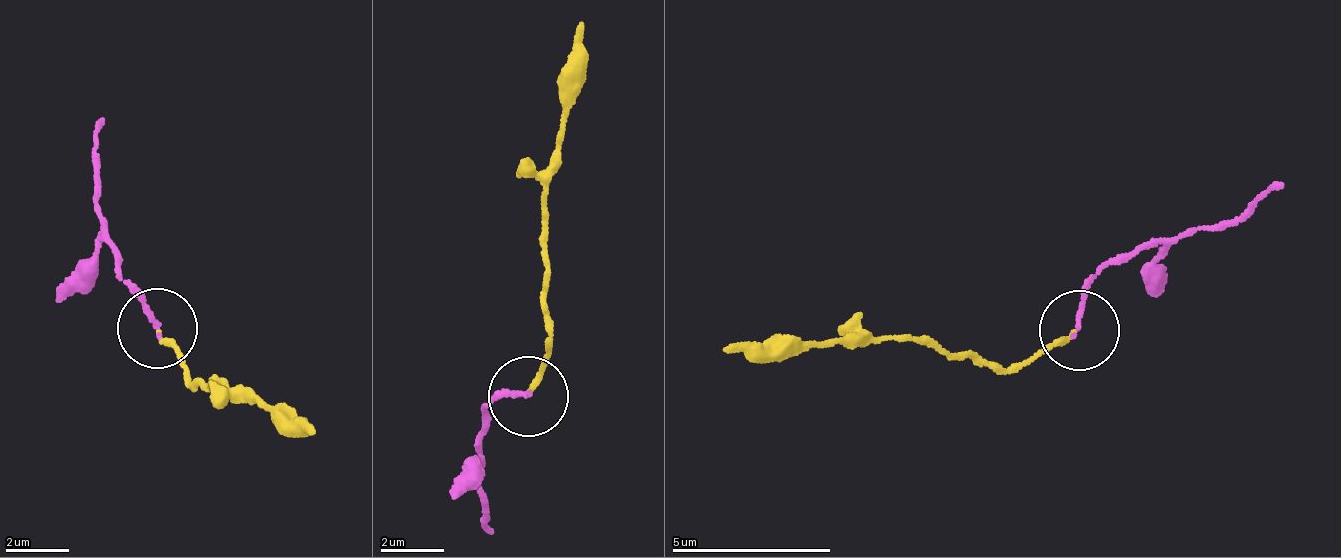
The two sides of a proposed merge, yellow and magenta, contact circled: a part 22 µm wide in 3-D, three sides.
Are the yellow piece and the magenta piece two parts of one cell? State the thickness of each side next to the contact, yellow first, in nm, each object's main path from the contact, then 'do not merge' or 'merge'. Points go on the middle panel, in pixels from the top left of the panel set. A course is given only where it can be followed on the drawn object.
170 nm thick on the yellow side, 150 nm on the other; yellow runs (530, 393), (543, 352), (547, 201), (561, 73), (580, 21); magenta runs (530, 393), (487, 406), (480, 501), (490, 533); merge

